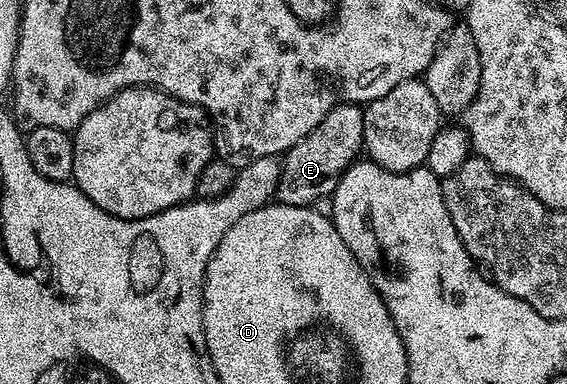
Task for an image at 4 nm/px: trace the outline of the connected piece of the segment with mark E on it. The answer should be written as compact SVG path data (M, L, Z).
M342 103L334 107L296 145L292 145L281 160L282 172L276 192L277 202L293 207L309 207L317 204L317 199L333 196L338 180L359 158L363 150L364 133L363 108L356 103Z

